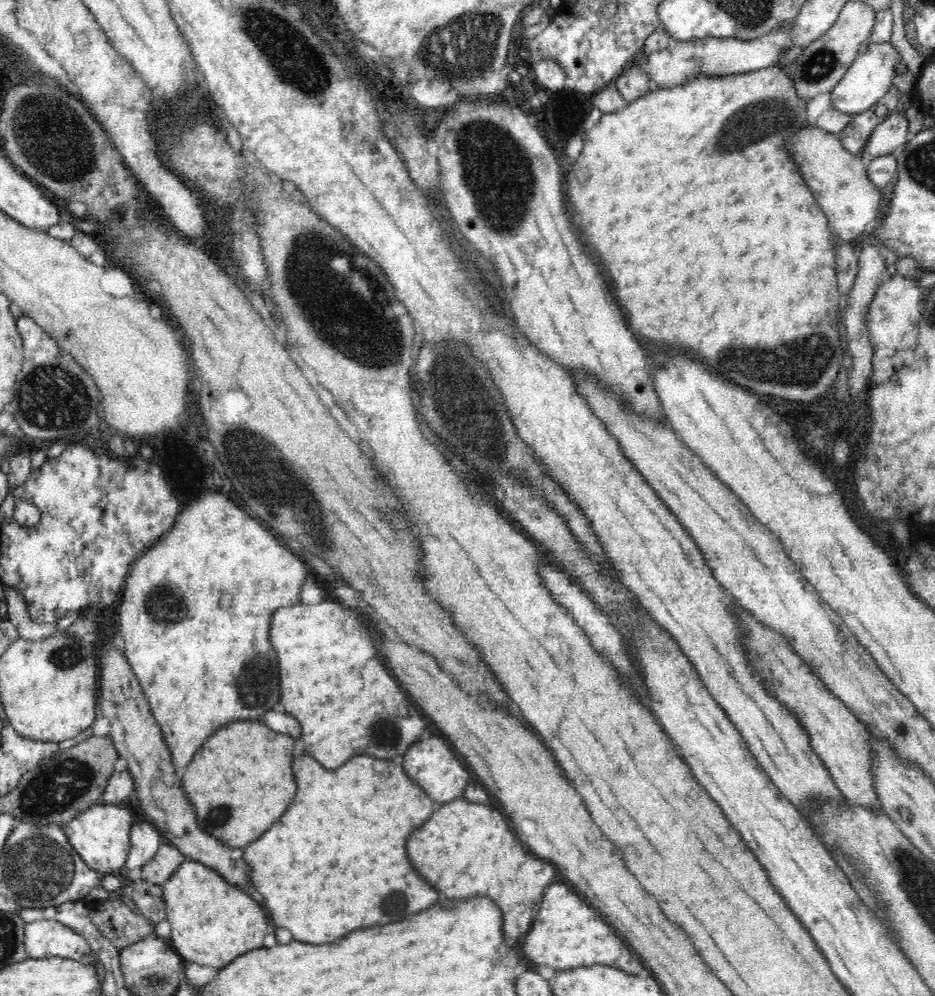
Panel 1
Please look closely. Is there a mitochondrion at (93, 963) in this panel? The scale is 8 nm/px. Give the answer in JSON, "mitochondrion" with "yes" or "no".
{"mitochondrion":"no"}

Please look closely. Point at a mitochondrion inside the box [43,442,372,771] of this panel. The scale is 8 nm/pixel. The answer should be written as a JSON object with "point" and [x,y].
{"point":[256,683]}

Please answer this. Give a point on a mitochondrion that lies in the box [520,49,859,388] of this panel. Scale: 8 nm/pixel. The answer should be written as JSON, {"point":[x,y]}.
{"point":[757,121]}

